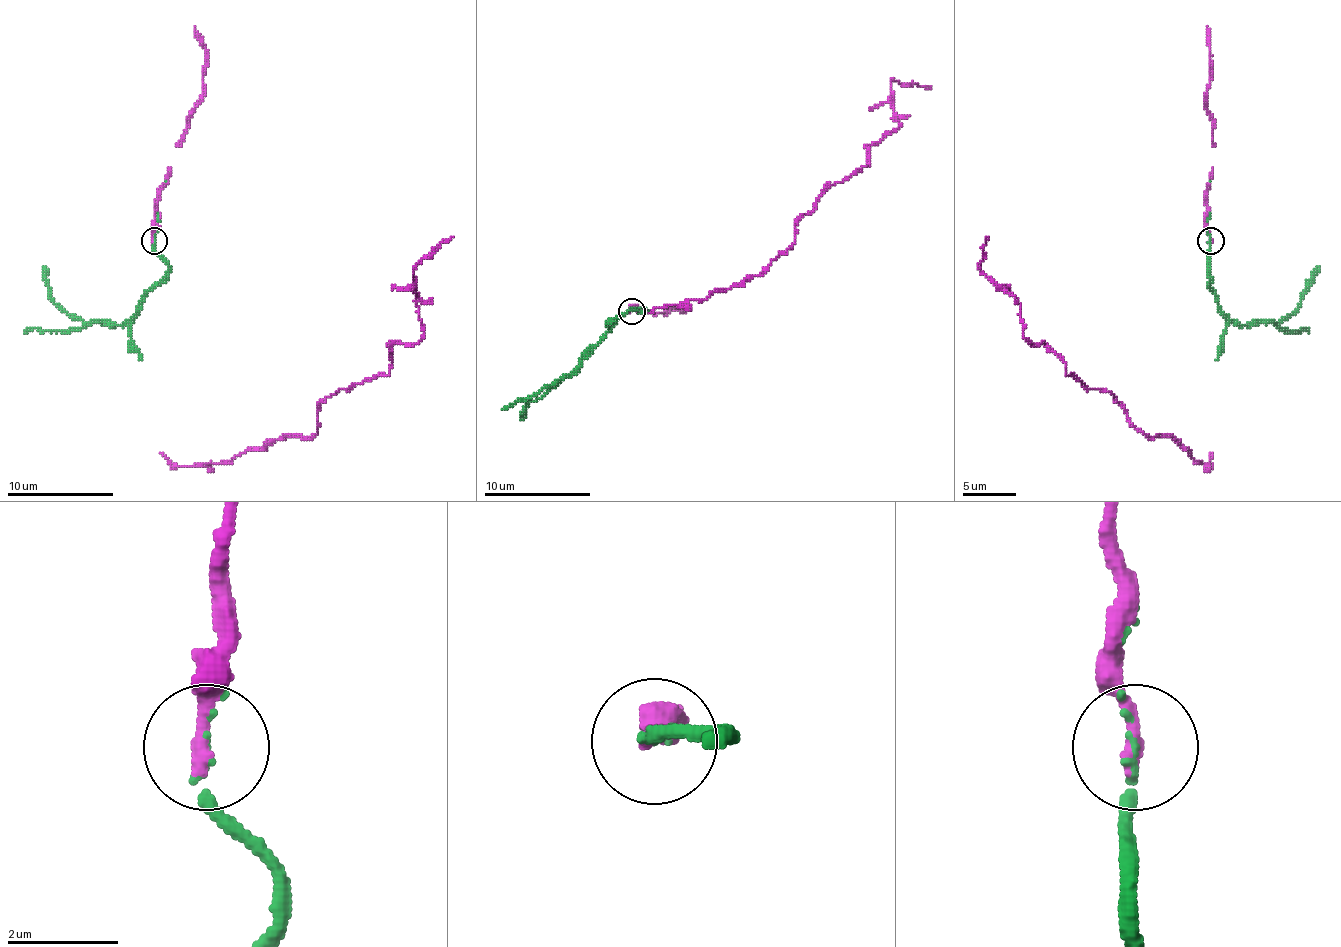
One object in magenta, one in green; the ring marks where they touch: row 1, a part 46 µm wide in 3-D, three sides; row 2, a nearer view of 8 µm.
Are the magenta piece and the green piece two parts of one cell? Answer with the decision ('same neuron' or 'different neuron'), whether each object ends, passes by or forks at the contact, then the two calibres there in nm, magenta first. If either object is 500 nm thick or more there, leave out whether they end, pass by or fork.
same neuron; magenta ends there; green ends there; 320 nm thick on the magenta side, 140 nm on the other

